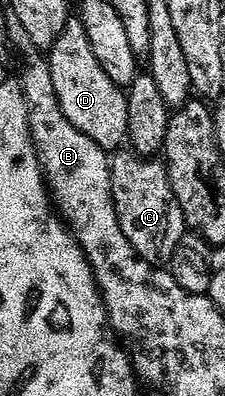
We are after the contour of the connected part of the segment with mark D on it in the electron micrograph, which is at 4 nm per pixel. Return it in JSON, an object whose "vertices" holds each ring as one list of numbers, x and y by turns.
{"vertices":[[79,19,68,20,46,56,62,115,66,115,66,119,70,119,82,135,90,135,90,139,94,139,94,143,105,151,121,148,128,140,126,93,121,86,113,83,106,71,102,71,102,63,94,59,84,24]]}

